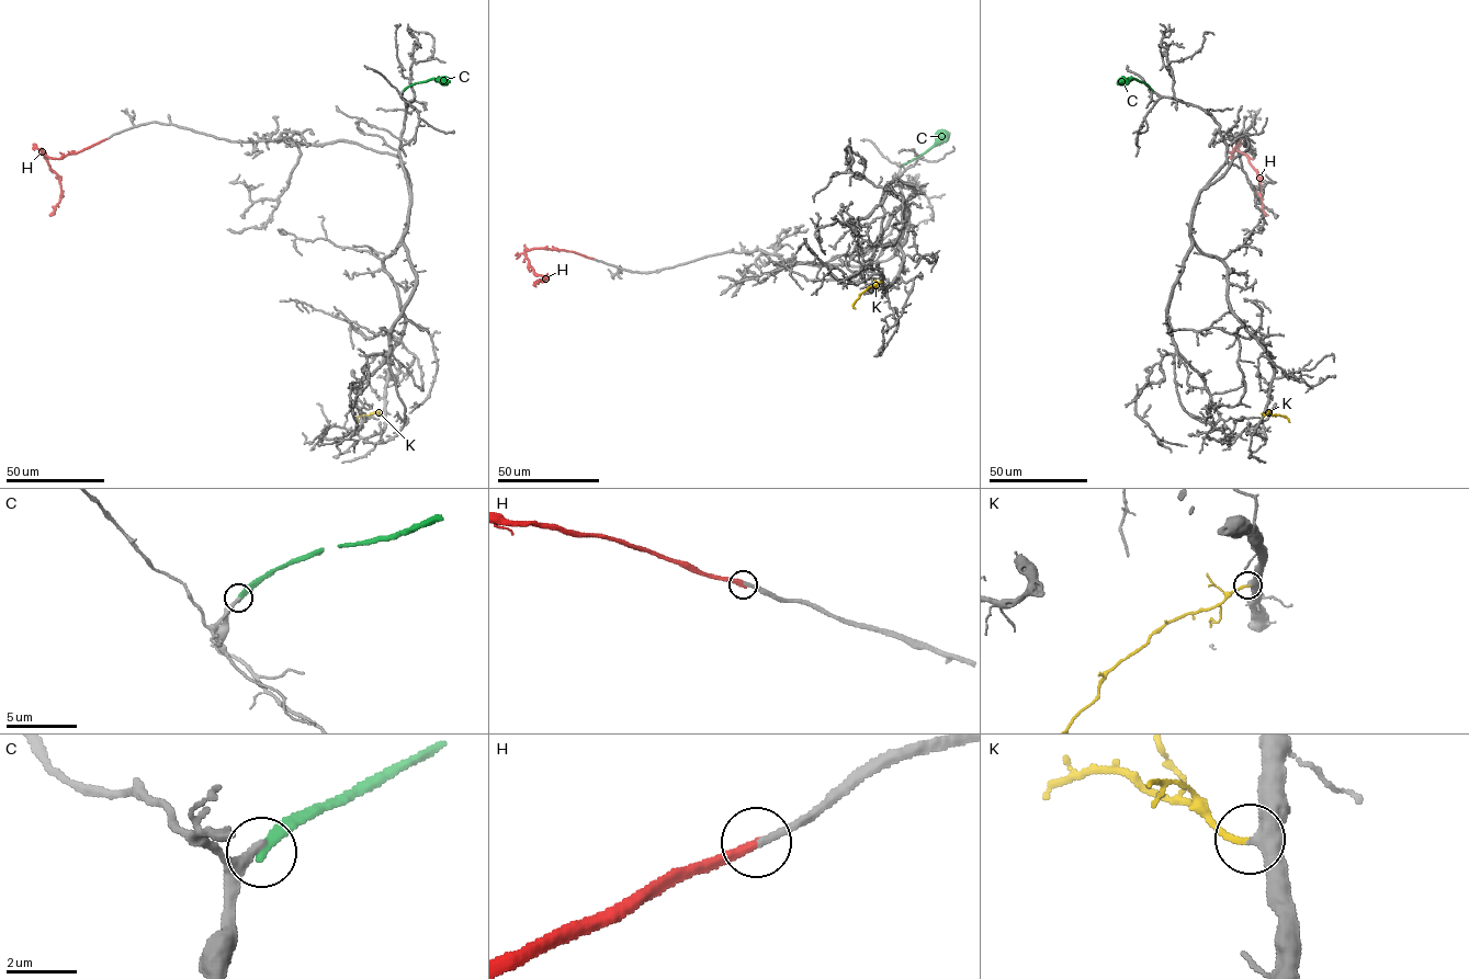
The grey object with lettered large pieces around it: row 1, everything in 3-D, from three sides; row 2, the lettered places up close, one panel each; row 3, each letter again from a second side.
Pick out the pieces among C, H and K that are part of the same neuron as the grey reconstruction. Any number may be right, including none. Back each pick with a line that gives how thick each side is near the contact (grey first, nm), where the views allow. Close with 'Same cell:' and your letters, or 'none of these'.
H: calibres 240 and 320 nm
K: calibres 480 and 170 nm
Same cell: H, K

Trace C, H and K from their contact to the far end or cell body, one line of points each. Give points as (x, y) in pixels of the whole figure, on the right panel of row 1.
C: (1152, 90), (1136, 79), (1119, 82)
H: (1241, 138), (1231, 158), (1235, 151), (1247, 157), (1260, 179), (1263, 211), (1268, 215)
K: (1263, 417), (1267, 412), (1283, 416), (1289, 422)

